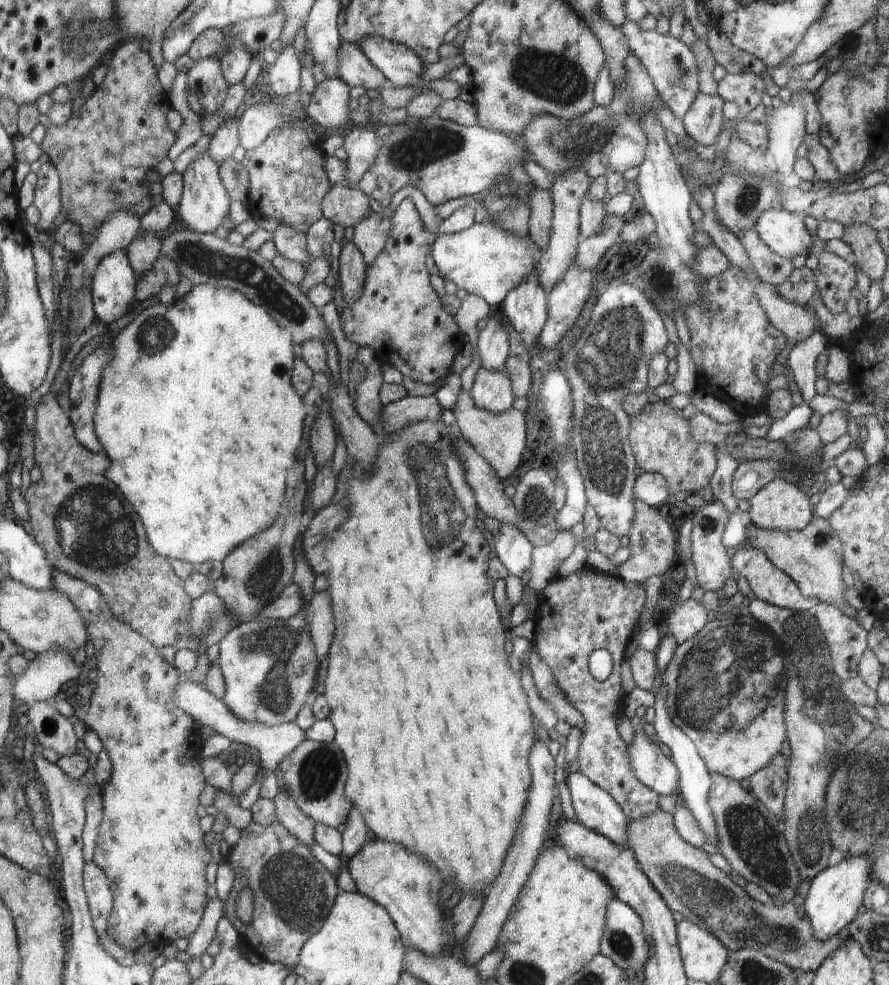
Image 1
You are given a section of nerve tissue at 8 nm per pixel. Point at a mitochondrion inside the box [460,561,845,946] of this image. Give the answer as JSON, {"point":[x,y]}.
{"point":[726,680]}

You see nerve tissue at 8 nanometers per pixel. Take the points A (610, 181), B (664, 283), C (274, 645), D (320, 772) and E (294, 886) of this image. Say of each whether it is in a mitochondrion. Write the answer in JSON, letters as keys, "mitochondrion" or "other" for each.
{"A":"other","B":"mitochondrion","C":"mitochondrion","D":"mitochondrion","E":"mitochondrion"}

